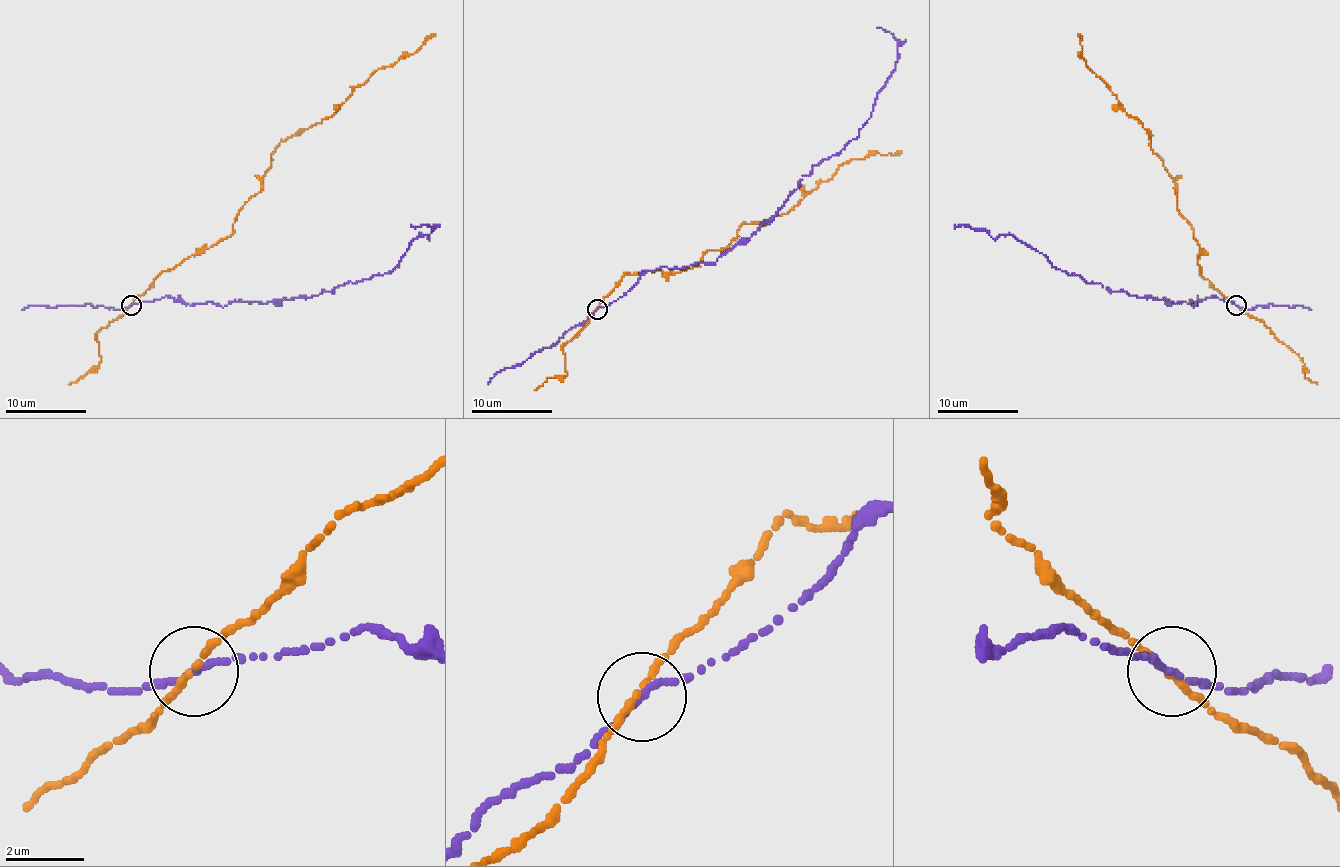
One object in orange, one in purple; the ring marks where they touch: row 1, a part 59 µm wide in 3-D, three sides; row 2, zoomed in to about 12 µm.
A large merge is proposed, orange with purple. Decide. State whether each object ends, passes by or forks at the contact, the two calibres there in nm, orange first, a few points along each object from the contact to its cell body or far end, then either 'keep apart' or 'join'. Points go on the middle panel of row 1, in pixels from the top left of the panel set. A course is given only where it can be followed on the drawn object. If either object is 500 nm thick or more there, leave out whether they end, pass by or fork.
orange passes by; purple passes by; 170 nm thick on the orange side, 160 nm on the other; orange runs (595, 309), (626, 274), (699, 266), (707, 250), (725, 250), (741, 226), (786, 214), (840, 165), (901, 151); purple runs (597, 309), (648, 270), (715, 262), (743, 244), (802, 175), (854, 139), (897, 60), (897, 39), (877, 27); join

